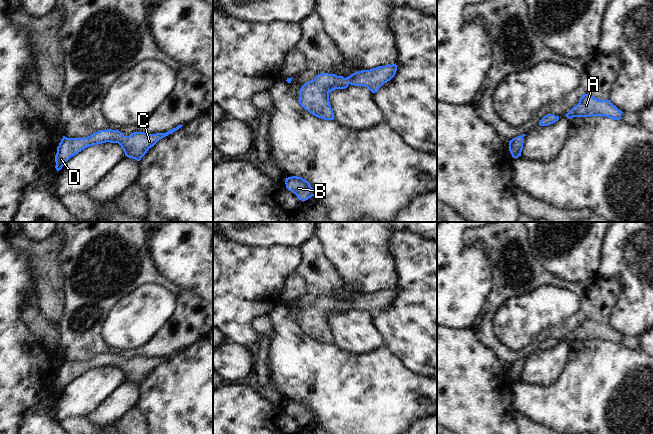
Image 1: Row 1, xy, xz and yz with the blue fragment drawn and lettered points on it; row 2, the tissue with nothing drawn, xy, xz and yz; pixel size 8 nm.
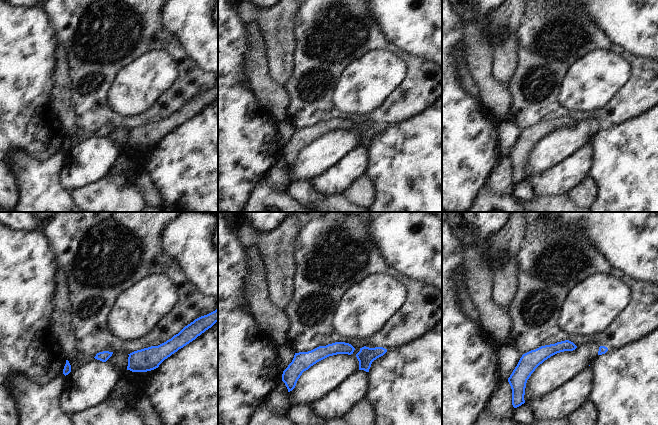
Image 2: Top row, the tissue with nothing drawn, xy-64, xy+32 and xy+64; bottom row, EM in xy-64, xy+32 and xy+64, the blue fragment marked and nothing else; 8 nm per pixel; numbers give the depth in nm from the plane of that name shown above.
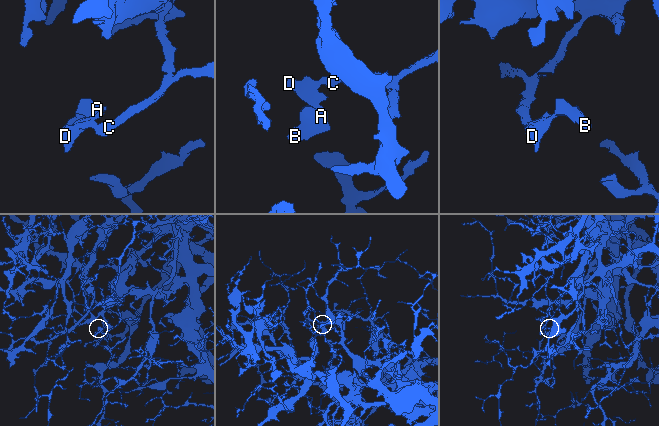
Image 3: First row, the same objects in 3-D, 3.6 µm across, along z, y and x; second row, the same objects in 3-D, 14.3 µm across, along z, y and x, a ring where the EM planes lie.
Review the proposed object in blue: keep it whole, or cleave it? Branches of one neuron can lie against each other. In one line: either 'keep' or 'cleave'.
keep

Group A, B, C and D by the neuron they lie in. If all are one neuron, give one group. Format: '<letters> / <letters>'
A B C D

